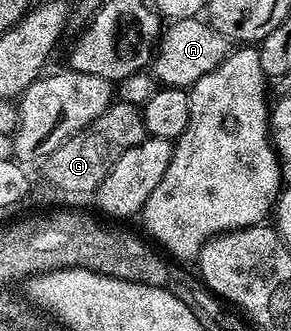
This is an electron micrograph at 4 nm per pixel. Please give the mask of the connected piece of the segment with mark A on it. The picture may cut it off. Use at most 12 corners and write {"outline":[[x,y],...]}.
{"outline":[[201,16],[163,28],[155,82],[189,90],[232,52]]}

